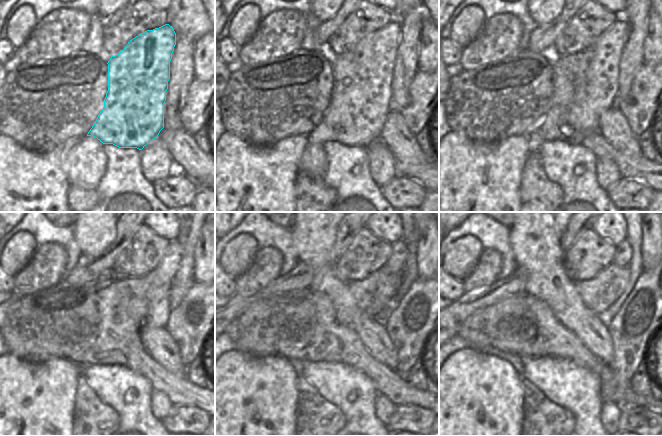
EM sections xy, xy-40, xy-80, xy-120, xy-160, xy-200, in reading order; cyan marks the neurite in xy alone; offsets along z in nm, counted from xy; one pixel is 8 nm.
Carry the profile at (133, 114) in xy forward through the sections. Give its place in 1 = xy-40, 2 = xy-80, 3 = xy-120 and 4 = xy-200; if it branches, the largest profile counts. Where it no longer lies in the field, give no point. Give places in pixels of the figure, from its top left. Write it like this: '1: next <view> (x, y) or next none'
1: next xy-40 (360, 102)
2: next xy-80 (596, 68)
3: next xy-120 (160, 279)
4: next xy-200 (623, 254)

